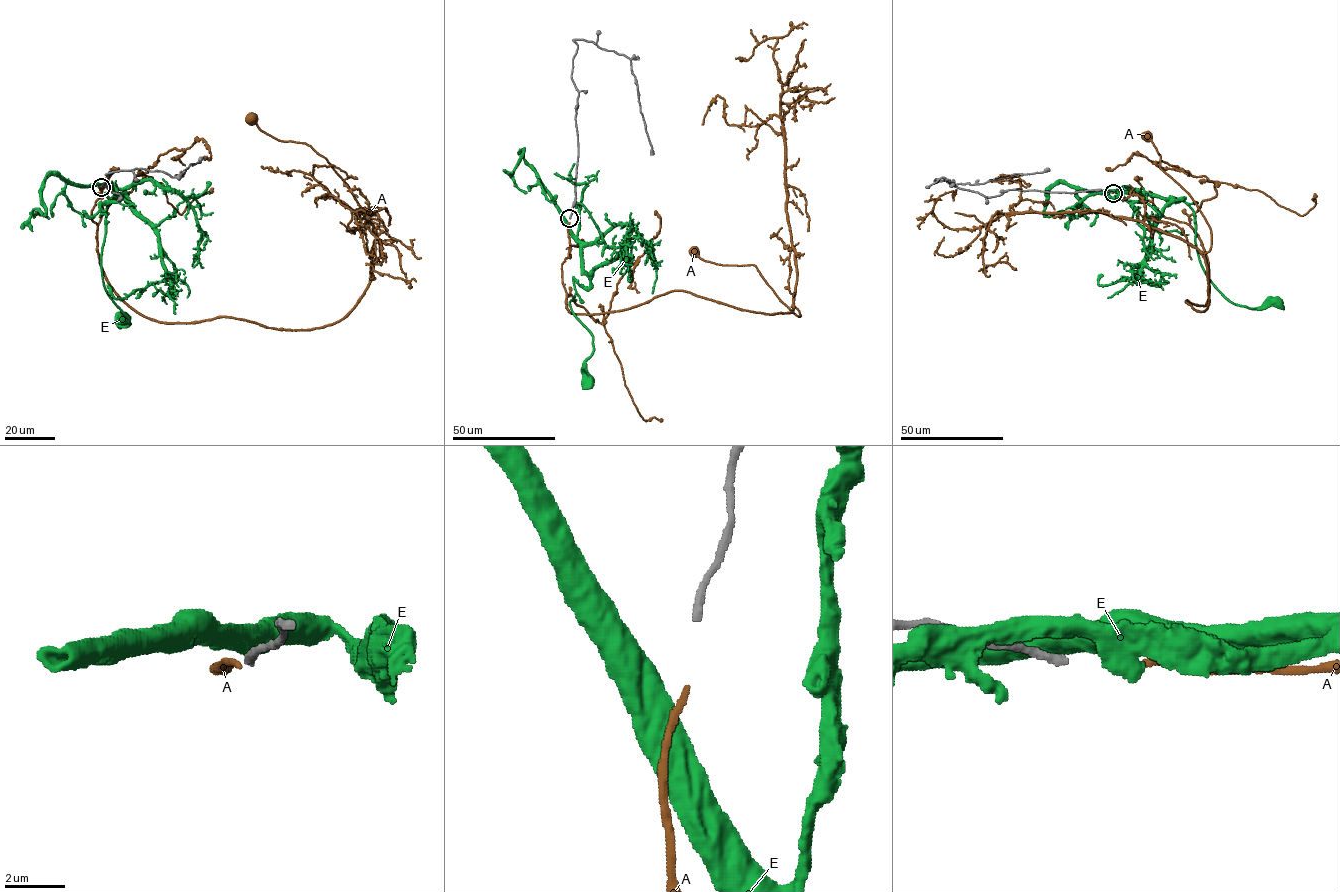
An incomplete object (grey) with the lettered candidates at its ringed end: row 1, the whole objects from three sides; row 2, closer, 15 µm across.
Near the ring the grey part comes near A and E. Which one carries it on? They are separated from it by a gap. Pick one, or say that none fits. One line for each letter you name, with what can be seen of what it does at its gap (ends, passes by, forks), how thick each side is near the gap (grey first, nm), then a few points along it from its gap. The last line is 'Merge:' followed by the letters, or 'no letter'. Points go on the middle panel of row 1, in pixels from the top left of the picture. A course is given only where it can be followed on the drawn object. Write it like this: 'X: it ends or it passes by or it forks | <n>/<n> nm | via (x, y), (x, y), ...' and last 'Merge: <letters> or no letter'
A: it ends | 280/190 nm | via (569, 223), (570, 312), (673, 291), (800, 316), (753, 265), (694, 252)
Merge: A

